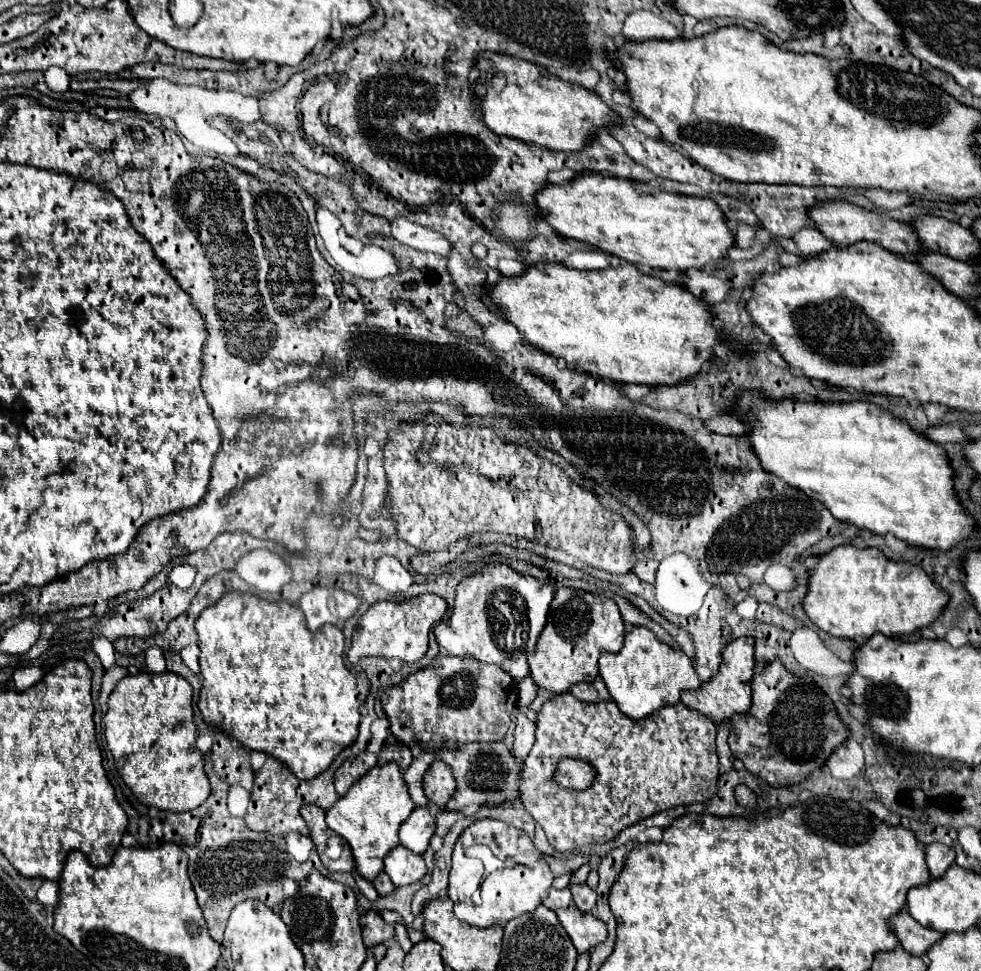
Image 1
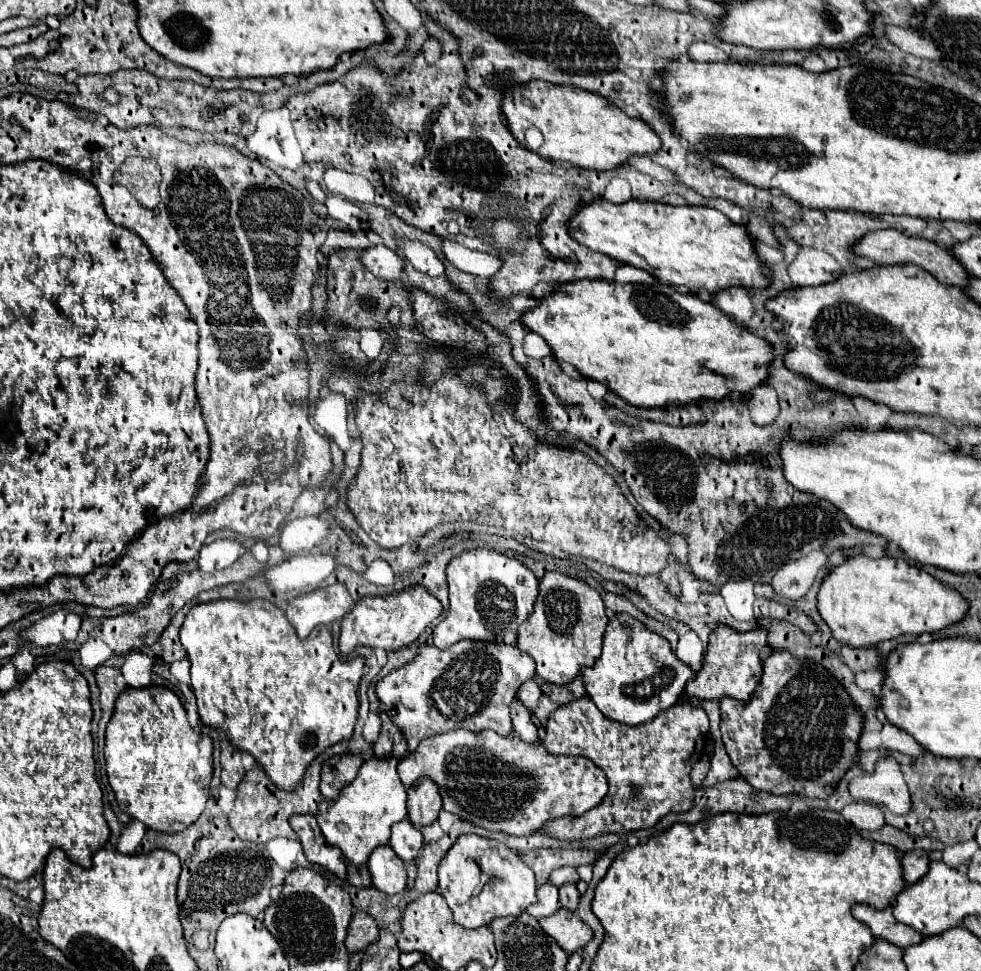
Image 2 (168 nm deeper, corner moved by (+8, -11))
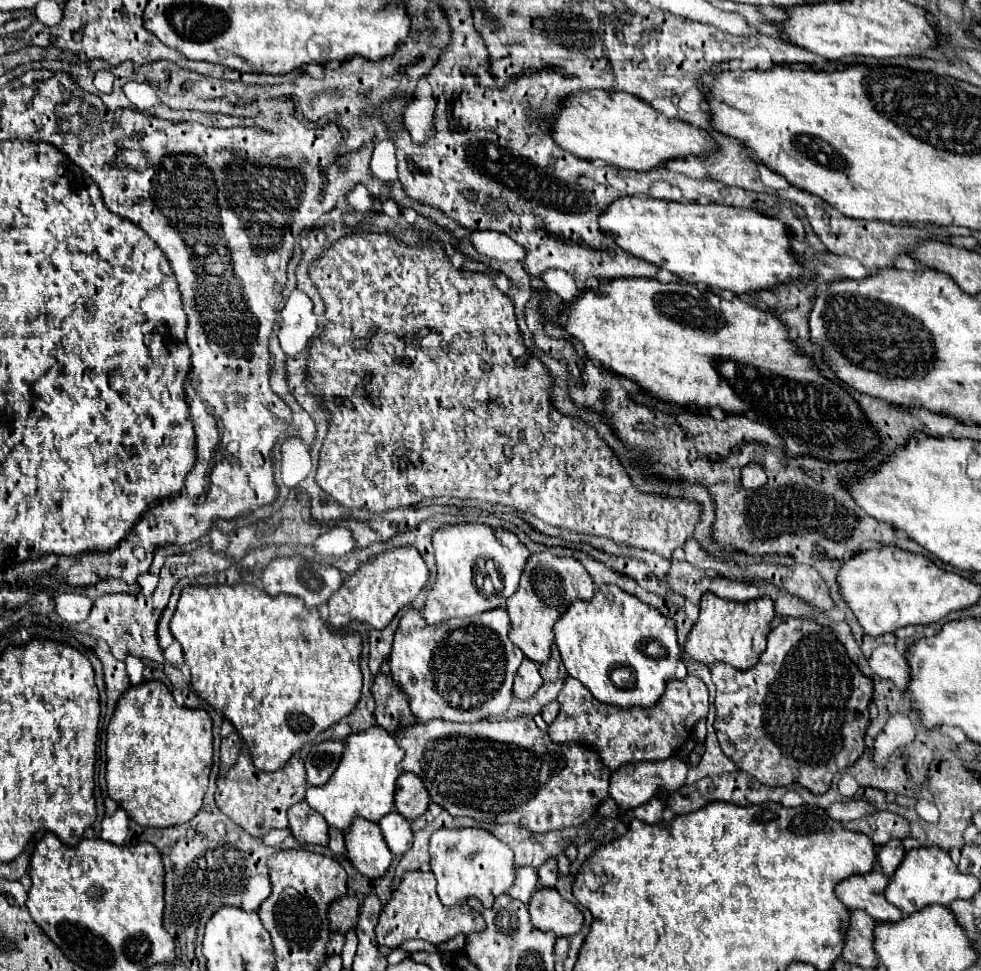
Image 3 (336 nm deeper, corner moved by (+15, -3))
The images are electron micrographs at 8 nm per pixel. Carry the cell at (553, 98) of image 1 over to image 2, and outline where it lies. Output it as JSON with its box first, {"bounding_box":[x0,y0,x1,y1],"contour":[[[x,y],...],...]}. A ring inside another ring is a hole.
{"bounding_box":[502,80,662,170],"contour":[[[532,80],[528,84],[510,88],[504,96],[502,106],[508,120],[508,128],[512,130],[516,140],[528,150],[554,162],[568,162],[570,166],[588,170],[612,170],[624,166],[630,156],[646,156],[662,148],[658,134],[642,118],[632,118],[612,102],[604,100],[600,94],[576,86],[556,86],[542,80]]]}

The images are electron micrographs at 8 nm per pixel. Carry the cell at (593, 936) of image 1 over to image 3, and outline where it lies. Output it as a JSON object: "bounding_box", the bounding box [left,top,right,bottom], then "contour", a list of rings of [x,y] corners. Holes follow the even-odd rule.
{"bounding_box":[529,888,583,936],"contour":[[[541,888],[529,902],[533,926],[559,936],[573,936],[583,928],[581,912],[569,904],[555,888]]]}

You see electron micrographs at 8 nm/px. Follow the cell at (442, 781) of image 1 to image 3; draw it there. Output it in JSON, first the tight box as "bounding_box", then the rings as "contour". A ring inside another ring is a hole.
{"bounding_box":[395,772,431,820],"contour":[[[403,772],[397,780],[397,792],[395,792],[397,812],[407,820],[415,820],[427,812],[429,802],[431,802],[429,792],[425,792],[421,780],[417,780],[413,772]]]}

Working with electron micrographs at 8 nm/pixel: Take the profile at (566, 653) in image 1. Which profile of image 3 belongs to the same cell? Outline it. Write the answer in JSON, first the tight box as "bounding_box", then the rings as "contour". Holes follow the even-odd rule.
{"bounding_box":[507,552,595,664],"contour":[[[549,552],[531,554],[521,576],[519,590],[507,600],[507,612],[511,620],[509,632],[511,642],[517,644],[517,648],[521,648],[529,660],[537,664],[547,662],[551,658],[555,622],[567,612],[567,608],[575,600],[589,602],[589,598],[593,596],[595,596],[593,580],[581,566],[581,562],[577,562],[575,558],[557,558]]]}

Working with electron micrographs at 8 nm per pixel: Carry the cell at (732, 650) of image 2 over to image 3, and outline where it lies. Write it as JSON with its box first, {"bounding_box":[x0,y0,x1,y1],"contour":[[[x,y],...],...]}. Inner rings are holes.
{"bounding_box":[683,594,775,670],"contour":[[[703,594],[699,608],[699,620],[687,636],[683,658],[687,662],[701,662],[705,666],[723,662],[737,670],[753,668],[753,664],[757,664],[759,656],[765,652],[769,624],[775,618],[773,602],[769,598],[759,598],[747,604],[737,604],[721,600],[713,594]]]}

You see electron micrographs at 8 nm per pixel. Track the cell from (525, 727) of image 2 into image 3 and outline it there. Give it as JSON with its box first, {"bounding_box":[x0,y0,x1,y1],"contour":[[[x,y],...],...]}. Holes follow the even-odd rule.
{"bounding_box":[513,660,543,700],"contour":[[[523,660],[521,668],[515,674],[515,682],[513,682],[513,696],[517,700],[529,700],[529,696],[533,696],[533,692],[537,692],[537,688],[543,684],[543,678],[537,670],[537,664],[531,660]]]}

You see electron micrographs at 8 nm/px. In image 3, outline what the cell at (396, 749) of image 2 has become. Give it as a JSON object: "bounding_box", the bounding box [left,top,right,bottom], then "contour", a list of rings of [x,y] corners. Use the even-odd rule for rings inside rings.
{"bounding_box":[371,674,413,734],"contour":[[[377,674],[371,684],[371,694],[375,698],[375,722],[379,728],[393,734],[397,728],[407,728],[413,724],[407,698],[399,692],[389,674]]]}

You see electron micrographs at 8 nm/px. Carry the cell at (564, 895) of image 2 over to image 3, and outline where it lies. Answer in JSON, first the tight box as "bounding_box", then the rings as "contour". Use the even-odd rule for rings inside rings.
{"bounding_box":[539,860,559,888],"contour":[[[547,860],[539,870],[539,884],[543,888],[555,888],[557,880],[559,880],[559,870],[557,870],[557,860]]]}

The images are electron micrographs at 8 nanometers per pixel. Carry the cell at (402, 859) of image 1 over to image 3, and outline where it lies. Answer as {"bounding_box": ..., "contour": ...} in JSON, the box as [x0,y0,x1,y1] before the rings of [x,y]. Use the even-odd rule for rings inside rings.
{"bounding_box":[345,820,393,880],"contour":[[[353,820],[353,828],[345,836],[345,846],[351,864],[371,880],[383,878],[393,862],[379,826],[369,820]]]}

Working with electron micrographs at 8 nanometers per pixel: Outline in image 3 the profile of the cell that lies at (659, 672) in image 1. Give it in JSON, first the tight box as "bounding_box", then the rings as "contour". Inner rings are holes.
{"bounding_box":[555,586,687,708],"contour":[[[601,586],[593,600],[573,602],[573,606],[557,620],[555,644],[561,652],[569,676],[577,678],[599,702],[619,708],[651,708],[663,696],[669,680],[685,680],[687,668],[675,636],[673,620],[659,614],[659,610],[643,604],[635,596],[619,590],[617,586]]]}

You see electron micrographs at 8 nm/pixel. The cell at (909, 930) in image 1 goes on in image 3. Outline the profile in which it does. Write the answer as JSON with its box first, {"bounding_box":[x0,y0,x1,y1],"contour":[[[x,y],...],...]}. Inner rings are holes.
{"bounding_box":[835,870,903,922],"contour":[[[873,870],[863,876],[851,876],[837,884],[835,896],[849,908],[849,910],[863,910],[875,922],[899,922],[903,914],[885,900],[883,892],[887,888],[887,878]]]}

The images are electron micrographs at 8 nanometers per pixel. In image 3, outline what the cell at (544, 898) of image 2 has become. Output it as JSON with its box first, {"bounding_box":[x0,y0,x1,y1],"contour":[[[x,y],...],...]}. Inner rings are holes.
{"bounding_box":[509,868,541,904],"contour":[[[517,868],[517,880],[509,890],[509,896],[513,896],[515,900],[521,900],[523,904],[529,904],[529,900],[533,898],[533,892],[537,892],[539,888],[541,886],[539,886],[535,868]]]}

